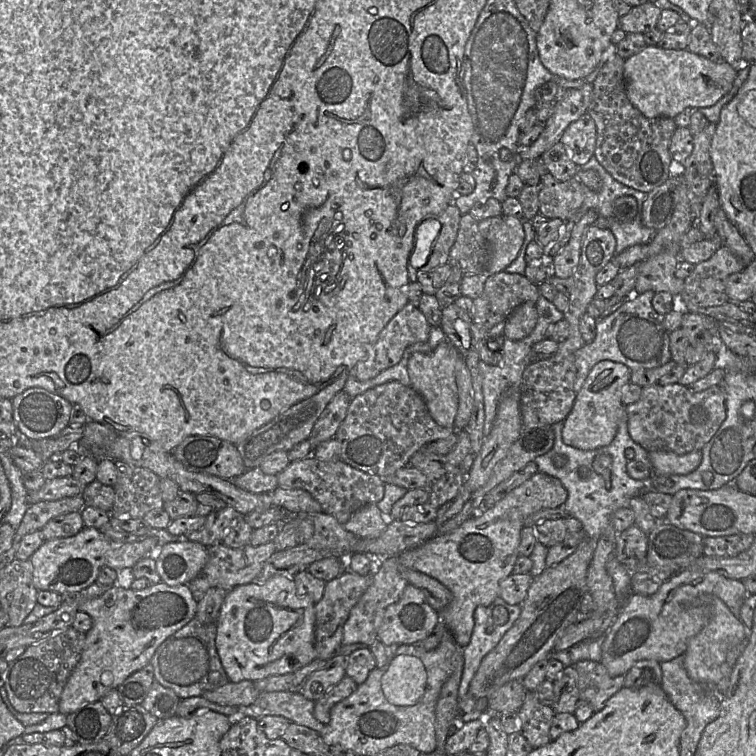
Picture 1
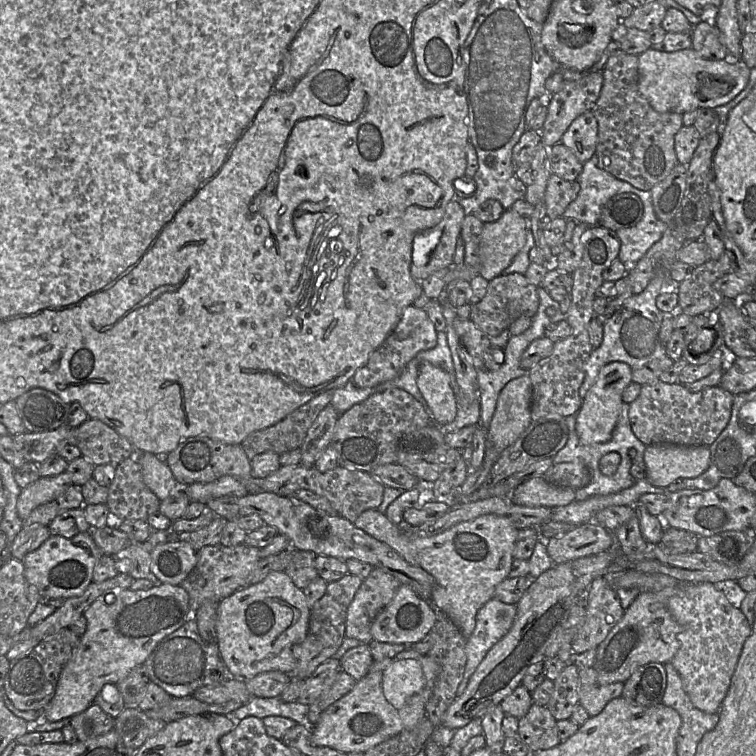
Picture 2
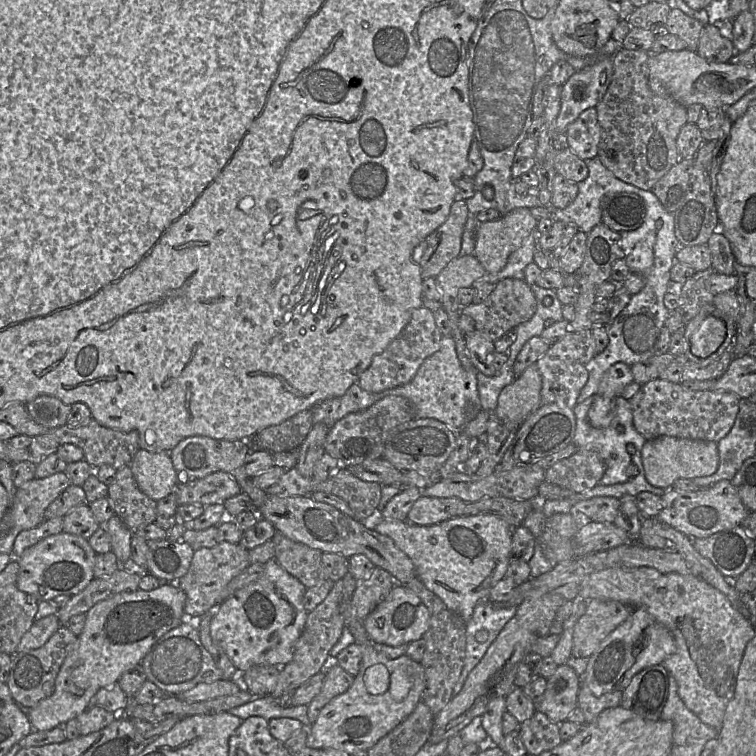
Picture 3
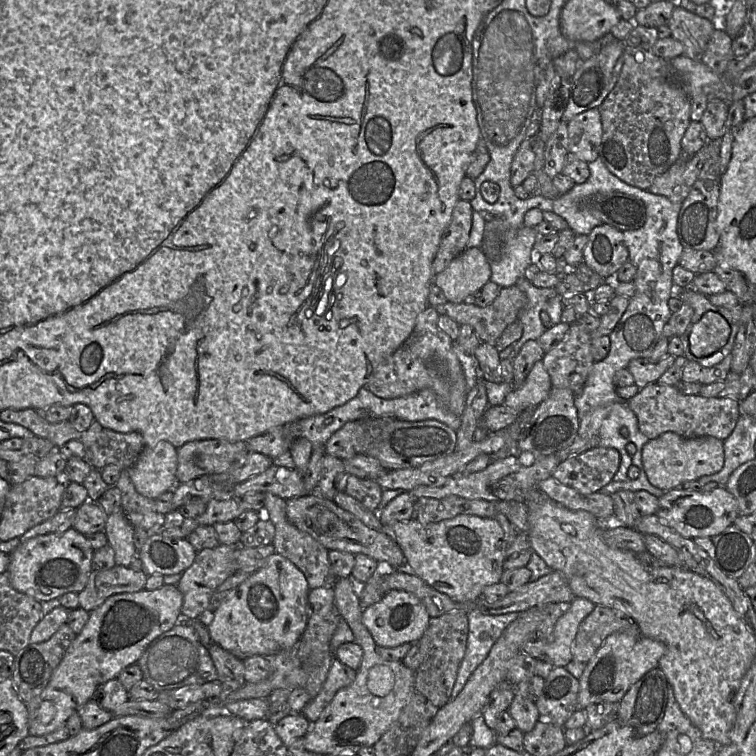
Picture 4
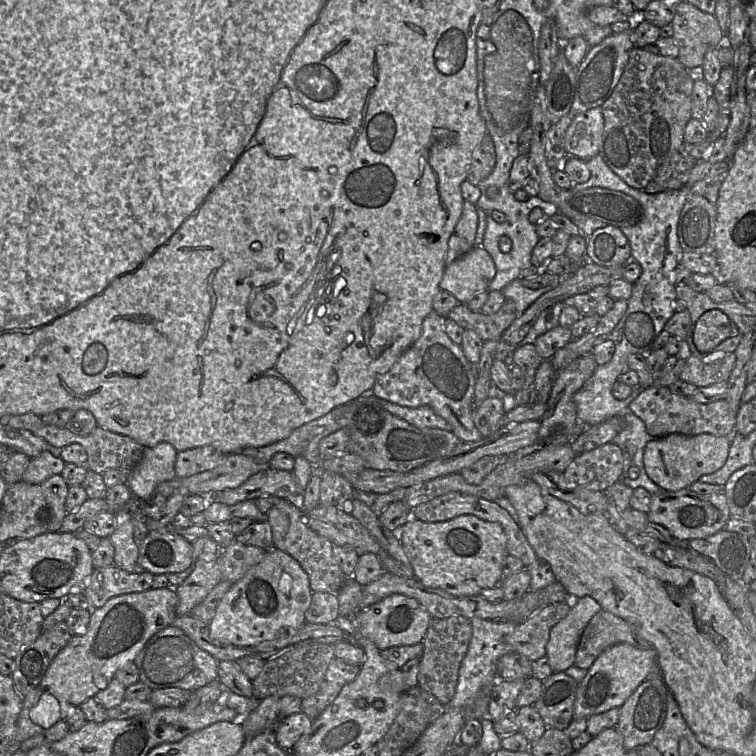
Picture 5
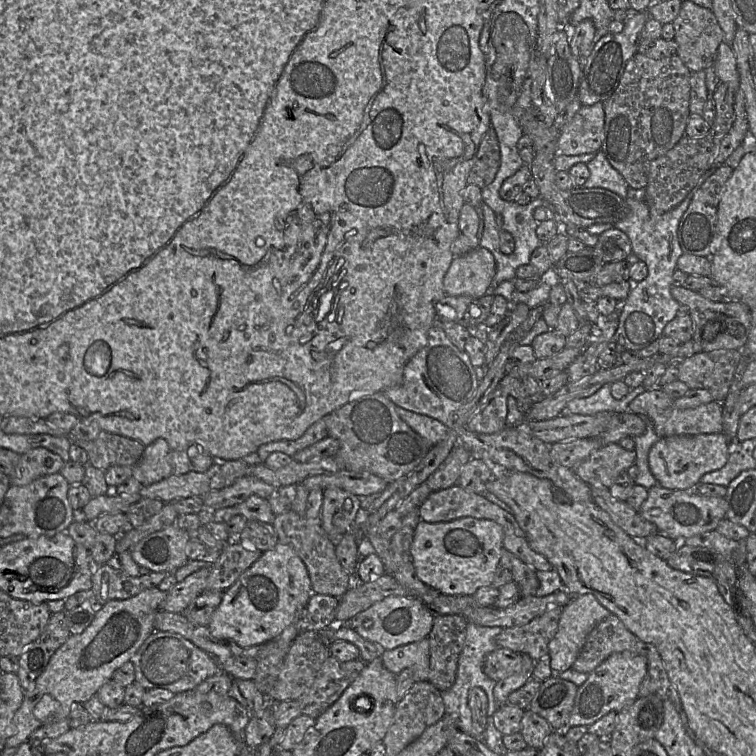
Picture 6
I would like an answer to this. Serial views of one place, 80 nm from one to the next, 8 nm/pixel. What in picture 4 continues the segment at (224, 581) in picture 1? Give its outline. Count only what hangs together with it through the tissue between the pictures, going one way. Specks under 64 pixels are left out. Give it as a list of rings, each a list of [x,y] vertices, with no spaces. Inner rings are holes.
[[[219,544],[215,548],[197,552],[193,563],[182,573],[182,577],[176,585],[183,595],[181,607],[183,620],[204,618],[213,593],[237,571],[236,550],[237,546]]]

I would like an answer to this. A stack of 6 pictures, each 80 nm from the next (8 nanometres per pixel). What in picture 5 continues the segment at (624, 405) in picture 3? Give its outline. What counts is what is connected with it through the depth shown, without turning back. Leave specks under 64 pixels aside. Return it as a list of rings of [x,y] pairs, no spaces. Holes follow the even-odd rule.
[[[631,411],[623,415],[623,417],[626,422],[625,427],[611,442],[612,444],[619,446],[624,454],[622,478],[628,478],[628,471],[633,465],[637,466],[640,470],[640,474],[645,476],[645,448],[646,445],[655,438],[648,434],[645,423]],[[629,444],[634,445],[637,449],[633,459],[627,450]]]

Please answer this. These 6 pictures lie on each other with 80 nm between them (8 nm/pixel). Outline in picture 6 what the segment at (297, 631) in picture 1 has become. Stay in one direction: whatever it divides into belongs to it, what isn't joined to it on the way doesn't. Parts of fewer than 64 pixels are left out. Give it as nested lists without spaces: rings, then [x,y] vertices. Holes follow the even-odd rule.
[[[278,542],[272,549],[262,552],[259,559],[223,592],[221,603],[207,627],[219,641],[232,642],[242,648],[261,645],[301,619],[311,595],[305,564],[291,546]]]

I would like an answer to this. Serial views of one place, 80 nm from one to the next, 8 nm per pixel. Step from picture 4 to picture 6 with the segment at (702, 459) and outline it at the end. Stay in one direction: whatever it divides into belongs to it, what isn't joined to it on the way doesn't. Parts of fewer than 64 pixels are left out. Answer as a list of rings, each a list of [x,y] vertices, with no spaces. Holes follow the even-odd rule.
[[[724,433],[661,438],[649,451],[649,468],[661,487],[693,490],[703,475],[724,467],[732,447],[733,442]]]

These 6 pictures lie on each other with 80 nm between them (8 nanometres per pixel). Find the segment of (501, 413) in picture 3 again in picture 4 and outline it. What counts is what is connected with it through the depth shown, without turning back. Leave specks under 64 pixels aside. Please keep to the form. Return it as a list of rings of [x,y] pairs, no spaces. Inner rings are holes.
[[[538,361],[528,374],[525,383],[507,395],[503,405],[519,412],[533,409],[548,398],[551,390],[551,378],[542,361]]]

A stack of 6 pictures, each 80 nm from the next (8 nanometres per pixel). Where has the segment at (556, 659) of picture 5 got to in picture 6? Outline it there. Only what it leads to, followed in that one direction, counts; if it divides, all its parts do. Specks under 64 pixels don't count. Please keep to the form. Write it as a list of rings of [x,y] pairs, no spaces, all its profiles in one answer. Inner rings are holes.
[[[592,594],[572,597],[563,607],[557,630],[548,644],[551,669],[571,669],[591,630],[611,613]]]

